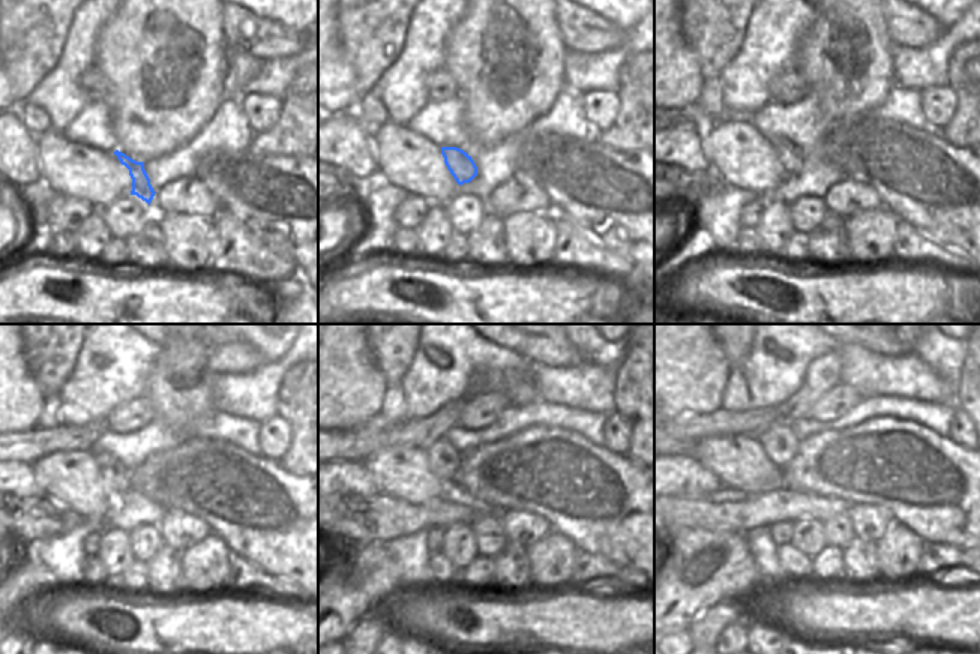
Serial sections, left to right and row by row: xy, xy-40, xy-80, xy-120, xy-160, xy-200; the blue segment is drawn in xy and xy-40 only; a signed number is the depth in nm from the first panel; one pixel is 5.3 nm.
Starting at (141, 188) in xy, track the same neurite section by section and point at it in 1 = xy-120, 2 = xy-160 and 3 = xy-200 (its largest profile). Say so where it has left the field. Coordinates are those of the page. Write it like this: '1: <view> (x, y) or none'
1: xy-120 (116, 480)
2: xy-160 (438, 462)
3: xy-200 (776, 459)

